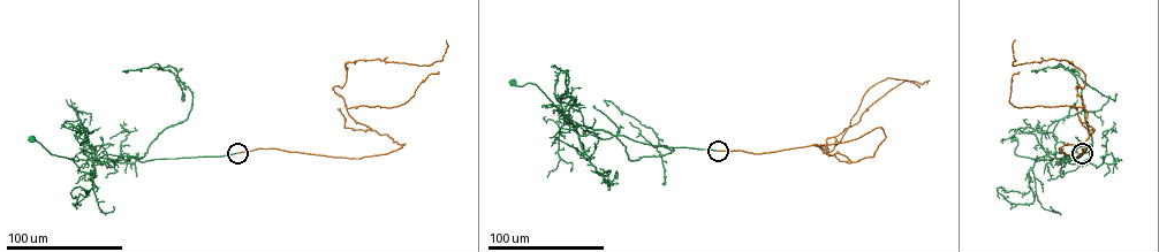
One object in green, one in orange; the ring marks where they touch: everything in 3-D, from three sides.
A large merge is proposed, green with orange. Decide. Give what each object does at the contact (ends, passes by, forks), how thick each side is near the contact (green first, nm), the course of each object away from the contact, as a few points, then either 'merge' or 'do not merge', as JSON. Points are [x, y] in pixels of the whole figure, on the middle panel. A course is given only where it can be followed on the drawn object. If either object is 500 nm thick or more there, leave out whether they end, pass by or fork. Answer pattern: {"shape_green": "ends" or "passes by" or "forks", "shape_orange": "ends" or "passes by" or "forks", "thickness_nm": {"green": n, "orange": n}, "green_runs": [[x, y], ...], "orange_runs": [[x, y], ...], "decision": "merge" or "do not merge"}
{"shape_green": "ends", "shape_orange": "ends", "thickness_nm": {"green": 140, "orange": 200}, "green_runs": [[718, 151], [653, 145], [580, 124], [575, 128], [536, 85], [513, 83]], "orange_runs": [[718, 151], [880, 127], [872, 157], [813, 145], [827, 153], [826, 139], [893, 88], [926, 83]], "decision": "merge"}

